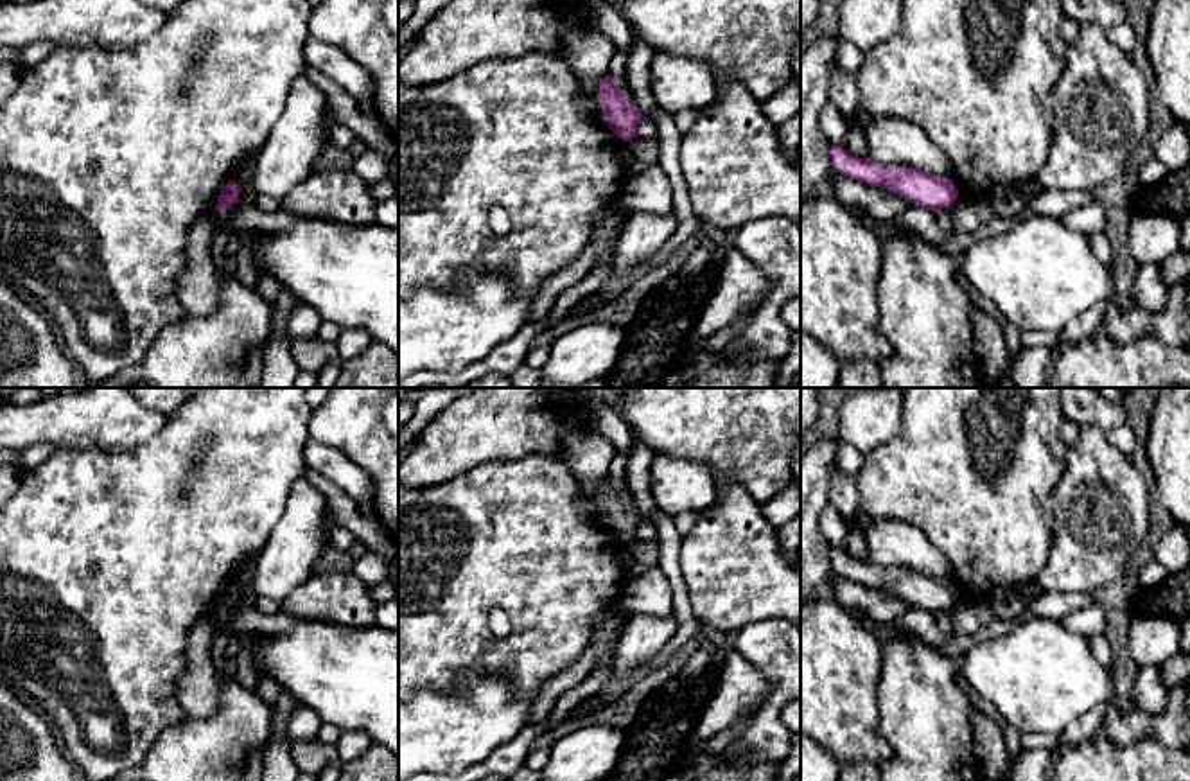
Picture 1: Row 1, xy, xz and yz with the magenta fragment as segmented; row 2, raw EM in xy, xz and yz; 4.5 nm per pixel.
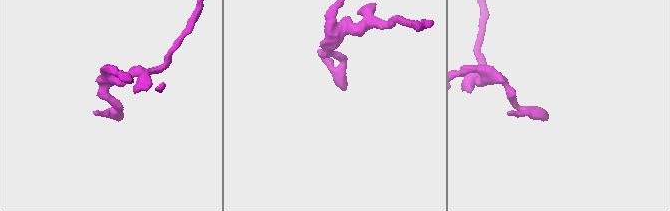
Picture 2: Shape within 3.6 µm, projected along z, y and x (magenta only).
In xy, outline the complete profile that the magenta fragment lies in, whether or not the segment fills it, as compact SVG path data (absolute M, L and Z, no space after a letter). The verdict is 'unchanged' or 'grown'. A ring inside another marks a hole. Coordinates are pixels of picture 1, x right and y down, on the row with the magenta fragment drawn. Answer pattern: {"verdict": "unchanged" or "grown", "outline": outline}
{"verdict": "unchanged", "outline": "M233 180L228 181L219 194L215 212L224 214L226 210L230 210L237 203L239 194L241 194L239 185Z"}

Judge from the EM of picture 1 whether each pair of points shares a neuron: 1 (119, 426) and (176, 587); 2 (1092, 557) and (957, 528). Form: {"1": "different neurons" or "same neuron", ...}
{"1": "different neurons", "2": "different neurons"}

